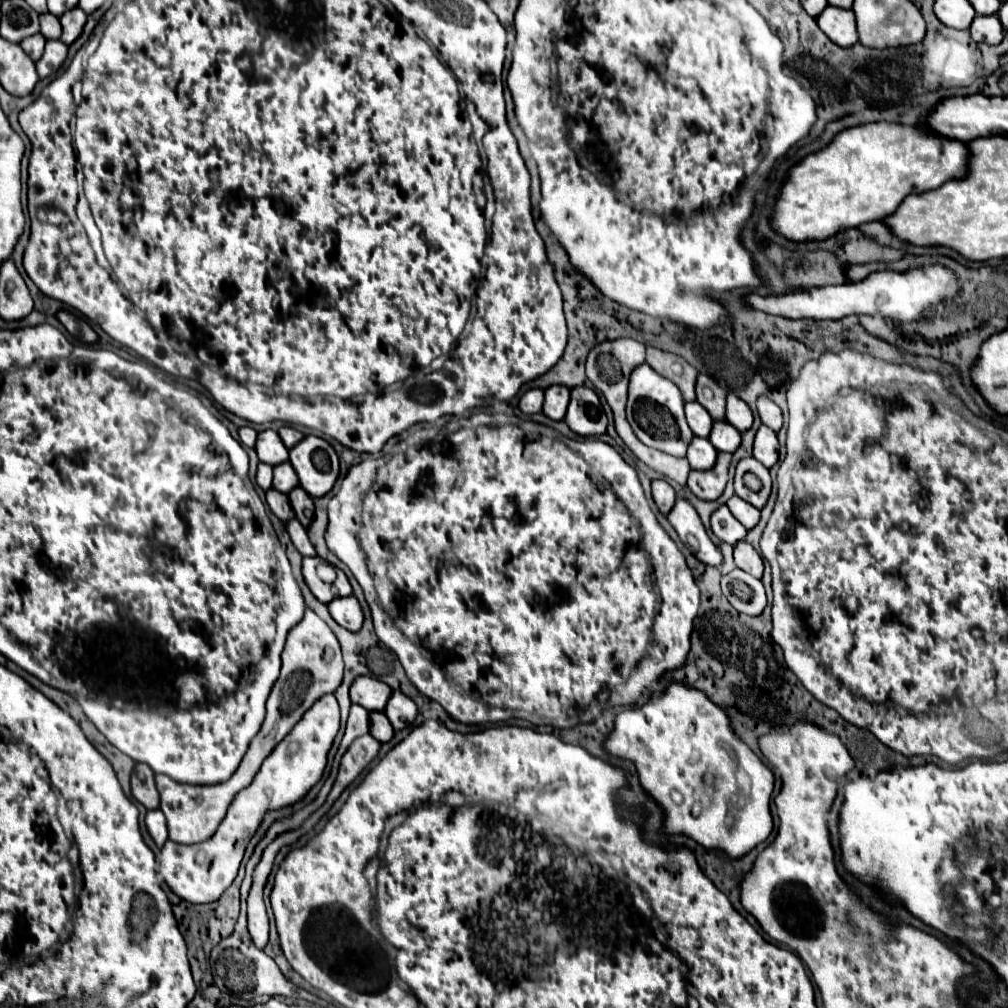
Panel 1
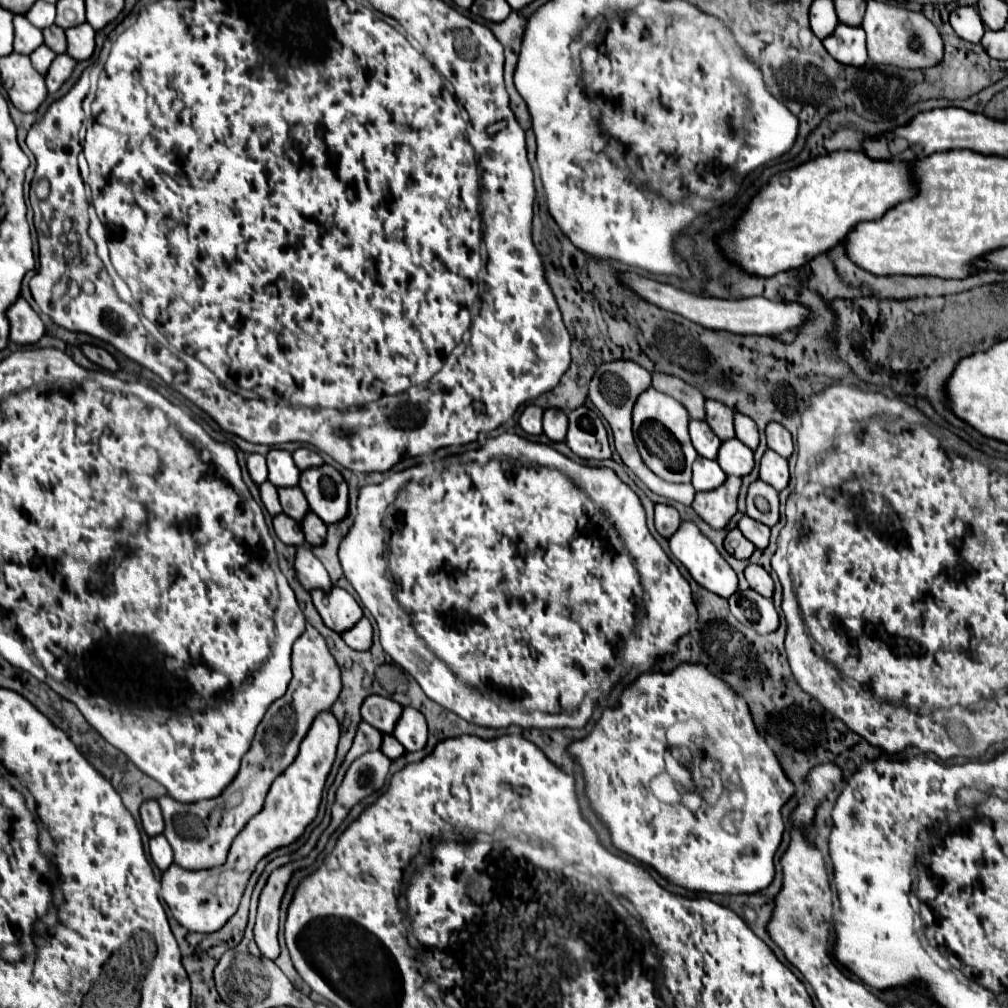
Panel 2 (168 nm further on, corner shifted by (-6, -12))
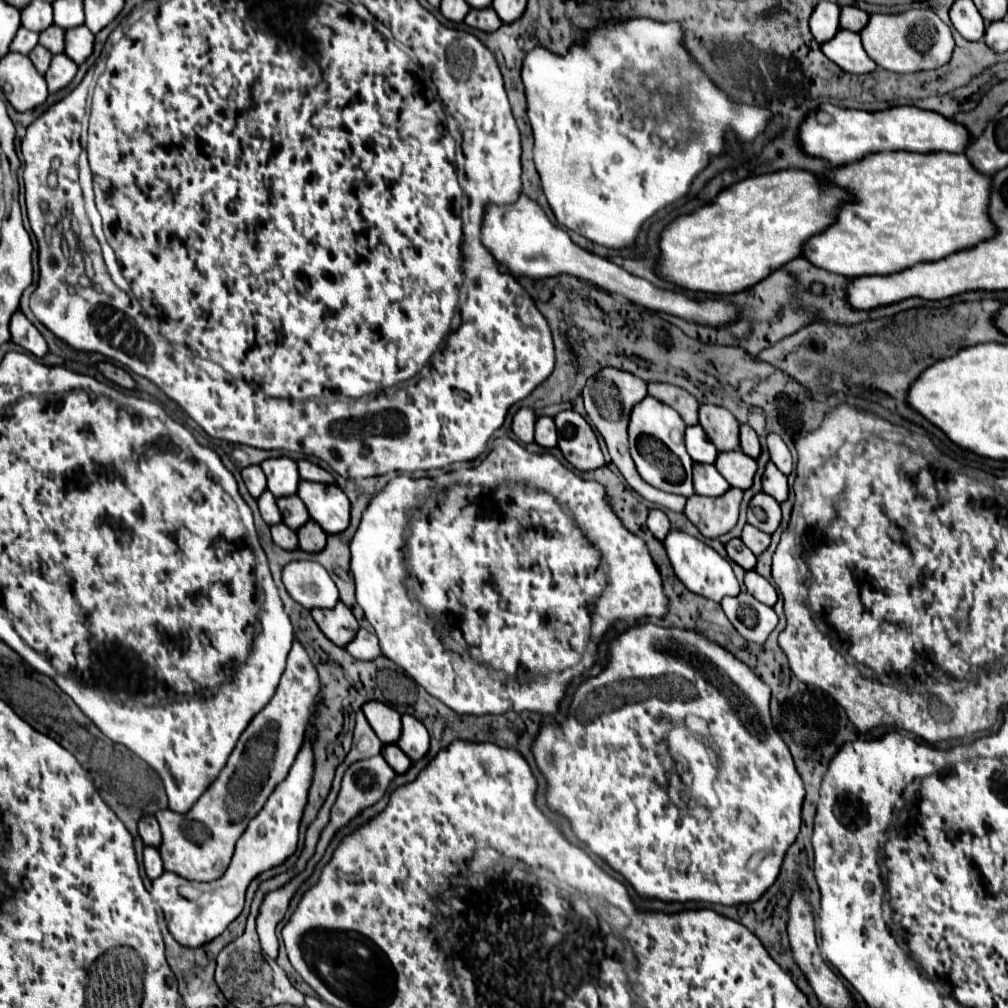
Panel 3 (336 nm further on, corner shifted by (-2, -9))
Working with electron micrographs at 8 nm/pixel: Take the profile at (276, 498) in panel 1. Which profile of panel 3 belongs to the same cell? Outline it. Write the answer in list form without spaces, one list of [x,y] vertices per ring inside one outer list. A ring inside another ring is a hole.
[[[283,522],[275,524],[271,528],[271,534],[273,534],[273,542],[279,548],[283,548],[283,550],[295,550],[297,548],[297,534],[293,530],[289,530]]]

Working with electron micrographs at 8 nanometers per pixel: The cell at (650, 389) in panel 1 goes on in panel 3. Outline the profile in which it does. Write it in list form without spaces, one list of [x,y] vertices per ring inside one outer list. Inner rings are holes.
[[[647,396],[643,402],[639,402],[631,412],[629,422],[629,450],[631,458],[637,466],[637,472],[645,482],[649,482],[653,488],[679,494],[679,496],[693,496],[693,482],[691,482],[691,466],[693,460],[689,458],[685,444],[683,444],[683,432],[685,424],[681,416],[671,408],[661,404],[657,398]]]

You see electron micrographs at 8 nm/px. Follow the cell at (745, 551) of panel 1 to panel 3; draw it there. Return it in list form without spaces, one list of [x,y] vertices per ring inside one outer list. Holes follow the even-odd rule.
[[[749,570],[745,574],[745,586],[747,586],[749,594],[753,594],[753,598],[757,598],[759,602],[763,602],[767,606],[773,606],[777,602],[775,588],[763,576],[759,576],[755,570]]]

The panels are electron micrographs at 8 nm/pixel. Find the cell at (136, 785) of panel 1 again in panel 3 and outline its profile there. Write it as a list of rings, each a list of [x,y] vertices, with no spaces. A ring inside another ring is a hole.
[[[145,816],[139,822],[139,836],[143,838],[143,844],[159,848],[161,844],[161,832],[159,832],[159,824],[155,820],[155,816]]]

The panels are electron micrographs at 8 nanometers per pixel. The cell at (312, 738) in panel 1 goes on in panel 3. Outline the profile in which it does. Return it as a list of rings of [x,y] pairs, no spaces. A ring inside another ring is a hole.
[[[307,730],[305,746],[301,748],[301,754],[297,754],[297,762],[293,764],[293,770],[289,770],[289,778],[285,778],[285,782],[277,786],[273,798],[269,798],[269,802],[265,804],[265,810],[261,810],[261,814],[257,814],[257,818],[249,822],[245,834],[237,842],[233,862],[229,864],[227,872],[217,878],[217,882],[189,882],[169,872],[163,872],[157,880],[153,880],[151,896],[163,910],[169,934],[181,946],[199,948],[223,934],[225,928],[241,914],[245,892],[251,880],[255,880],[261,872],[283,864],[289,856],[295,854],[299,822],[307,804],[307,792],[313,776],[313,750],[309,738],[311,730]]]

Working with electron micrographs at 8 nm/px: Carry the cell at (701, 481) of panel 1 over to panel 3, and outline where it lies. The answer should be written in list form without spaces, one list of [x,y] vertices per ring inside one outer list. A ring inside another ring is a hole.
[[[731,488],[721,498],[705,498],[695,494],[687,500],[683,514],[699,528],[705,538],[719,538],[737,524],[741,500],[743,492],[735,488]]]

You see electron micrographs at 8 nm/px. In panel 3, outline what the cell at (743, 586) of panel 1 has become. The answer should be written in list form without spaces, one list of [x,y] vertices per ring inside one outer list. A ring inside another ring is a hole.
[[[751,594],[725,596],[721,602],[729,622],[735,630],[747,640],[755,644],[763,644],[767,636],[777,626],[777,614],[773,608],[761,604]]]

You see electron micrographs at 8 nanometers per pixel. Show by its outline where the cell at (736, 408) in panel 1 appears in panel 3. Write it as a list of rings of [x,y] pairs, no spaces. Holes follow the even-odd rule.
[[[741,426],[741,444],[739,444],[739,448],[747,454],[747,456],[751,456],[751,458],[759,458],[759,454],[761,454],[761,444],[759,444],[759,440],[757,440],[757,434],[751,430],[751,426]]]

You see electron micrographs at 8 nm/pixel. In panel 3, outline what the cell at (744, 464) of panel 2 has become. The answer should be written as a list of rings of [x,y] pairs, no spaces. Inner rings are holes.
[[[741,450],[735,452],[721,452],[717,456],[715,468],[725,476],[725,480],[739,490],[749,490],[753,486],[753,476],[757,472],[757,462]]]

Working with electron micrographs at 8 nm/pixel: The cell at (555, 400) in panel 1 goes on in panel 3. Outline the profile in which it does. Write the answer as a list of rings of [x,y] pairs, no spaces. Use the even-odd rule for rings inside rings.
[[[541,416],[535,422],[535,442],[541,448],[555,448],[557,446],[557,430],[555,430],[555,422],[549,416]]]

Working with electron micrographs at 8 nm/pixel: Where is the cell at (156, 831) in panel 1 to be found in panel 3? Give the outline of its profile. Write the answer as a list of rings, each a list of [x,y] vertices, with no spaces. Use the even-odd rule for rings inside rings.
[[[145,846],[143,866],[145,866],[145,874],[149,876],[149,880],[155,880],[155,878],[159,878],[163,874],[163,862],[161,862],[161,856],[159,856],[157,848]]]

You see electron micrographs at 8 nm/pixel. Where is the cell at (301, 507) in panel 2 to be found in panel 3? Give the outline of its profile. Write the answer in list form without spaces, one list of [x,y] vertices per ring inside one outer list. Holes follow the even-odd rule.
[[[287,496],[287,498],[279,498],[277,506],[283,514],[283,524],[289,526],[291,530],[301,528],[305,522],[309,522],[309,512],[305,508],[305,504],[301,502],[299,496]]]

